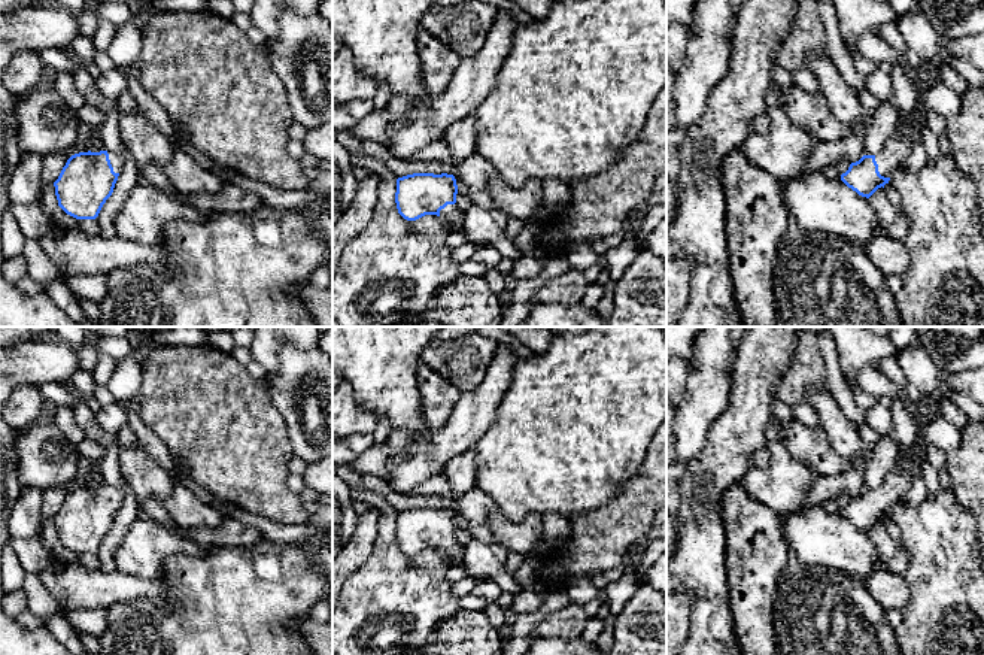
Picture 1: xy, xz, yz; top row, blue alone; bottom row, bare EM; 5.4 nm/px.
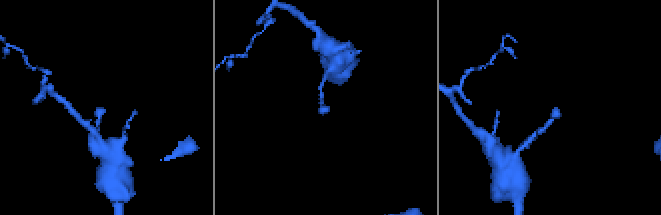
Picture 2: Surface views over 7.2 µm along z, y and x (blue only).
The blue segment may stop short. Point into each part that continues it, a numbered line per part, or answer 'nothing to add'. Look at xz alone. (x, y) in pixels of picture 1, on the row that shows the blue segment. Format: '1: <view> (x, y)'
1: xz (450, 214)

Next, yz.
1: yz (893, 155)

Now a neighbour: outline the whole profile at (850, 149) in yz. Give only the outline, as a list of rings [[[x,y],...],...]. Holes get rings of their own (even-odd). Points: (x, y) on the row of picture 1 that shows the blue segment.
[[[856,122],[850,128],[848,137],[816,146],[799,176],[821,173],[826,167],[835,167],[841,161],[859,161],[865,155],[866,128],[862,122]]]

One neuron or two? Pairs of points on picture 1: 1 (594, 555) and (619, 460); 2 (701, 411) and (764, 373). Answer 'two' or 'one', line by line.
1: two
2: two

